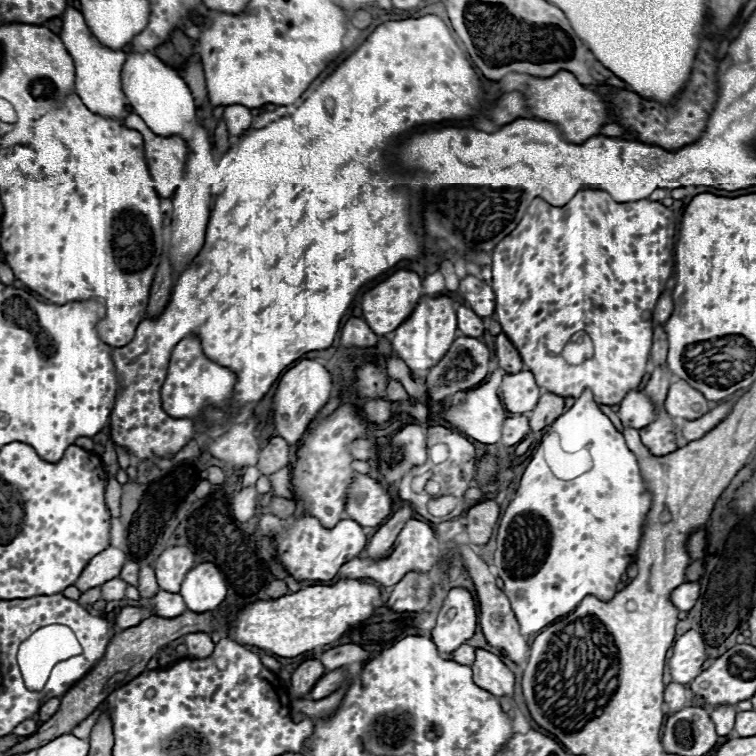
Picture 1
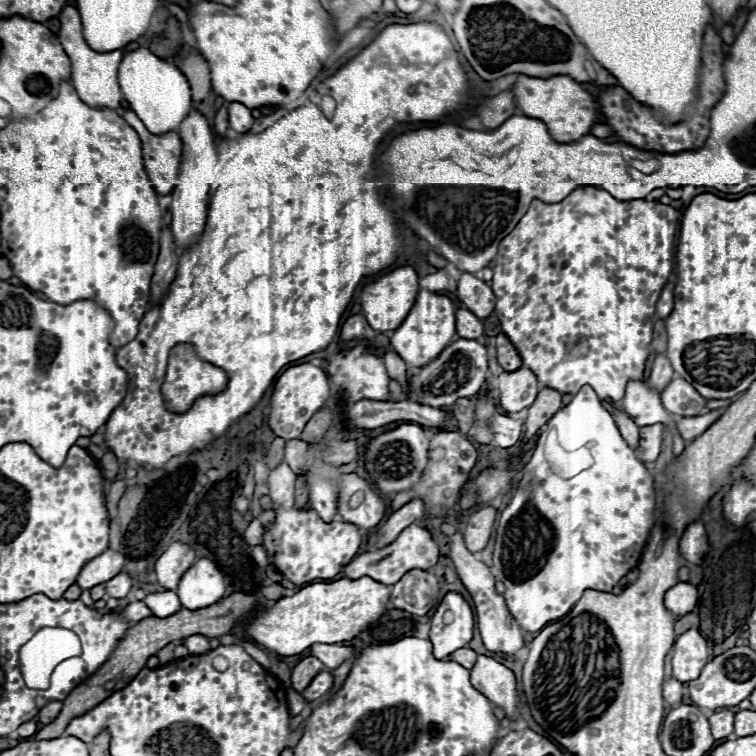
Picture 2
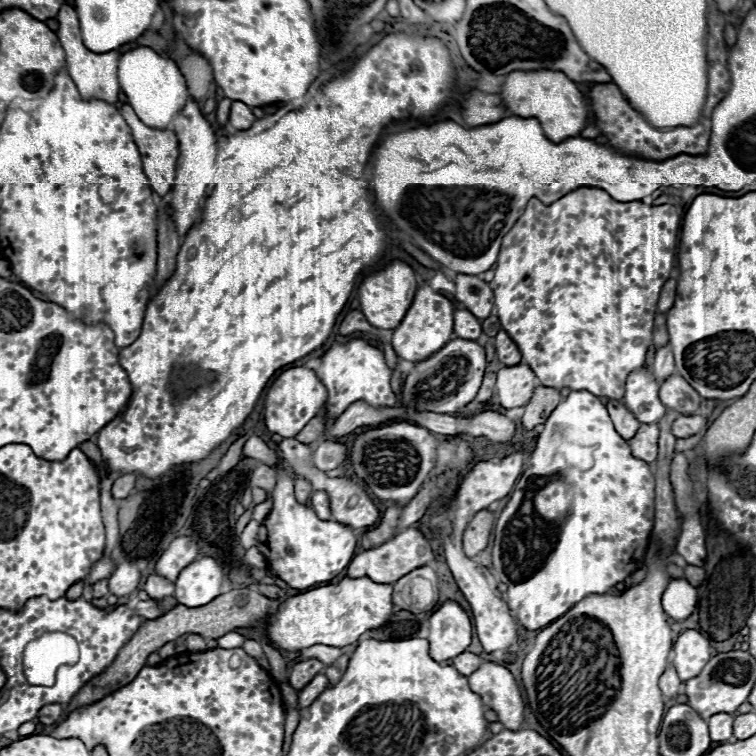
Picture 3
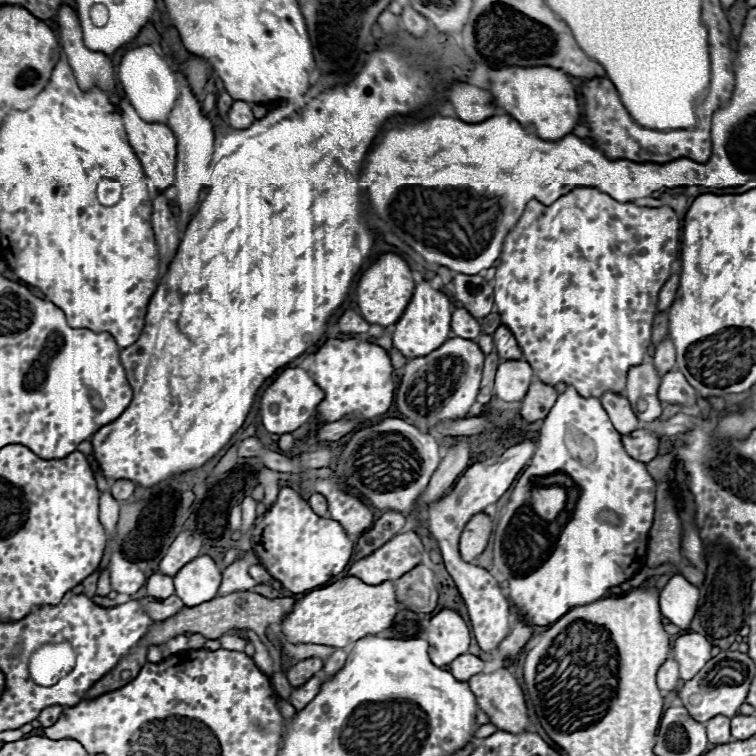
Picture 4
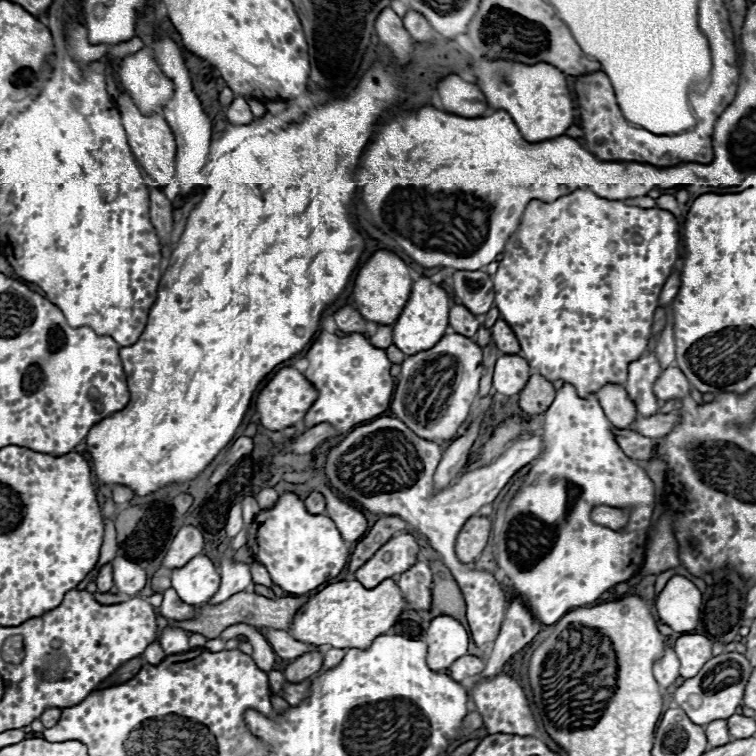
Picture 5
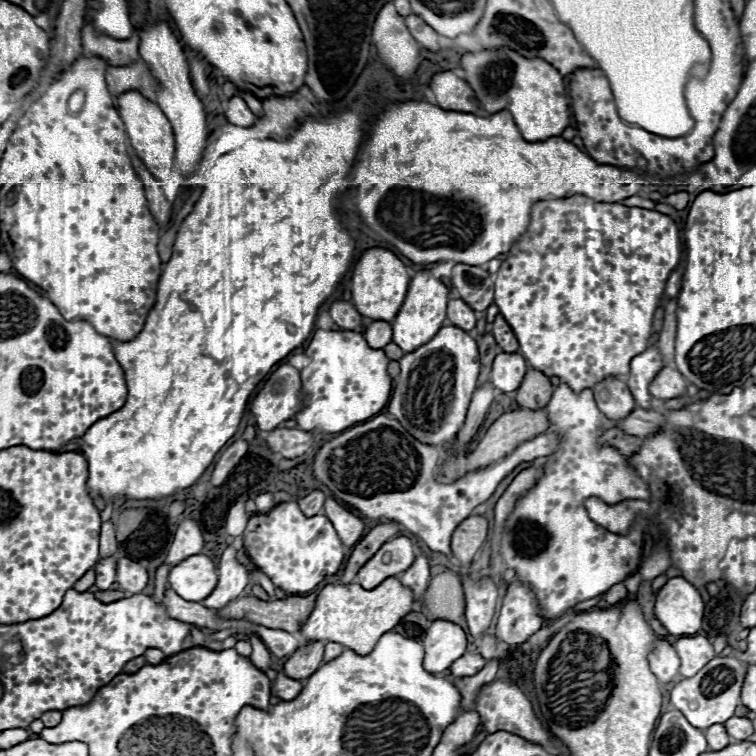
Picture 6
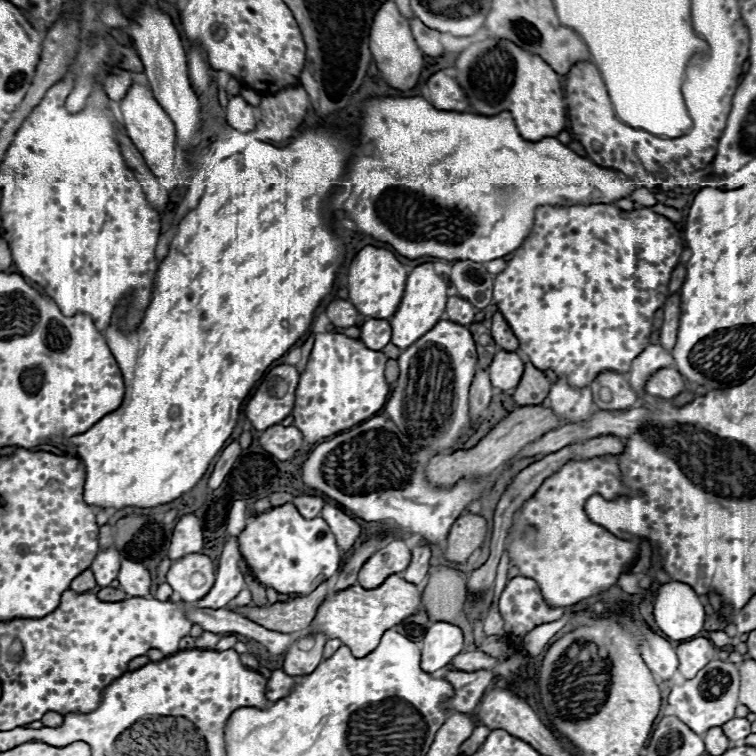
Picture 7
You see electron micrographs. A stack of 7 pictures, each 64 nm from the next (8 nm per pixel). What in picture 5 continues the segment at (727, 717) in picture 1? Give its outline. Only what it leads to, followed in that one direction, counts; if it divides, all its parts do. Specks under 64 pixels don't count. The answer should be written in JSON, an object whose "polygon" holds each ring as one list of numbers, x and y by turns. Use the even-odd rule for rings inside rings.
{"polygon":[[710,722,710,726,706,726,704,730,706,730,706,736,708,736,708,744,712,748,718,748,718,746,724,746,724,744,730,742,726,722]]}

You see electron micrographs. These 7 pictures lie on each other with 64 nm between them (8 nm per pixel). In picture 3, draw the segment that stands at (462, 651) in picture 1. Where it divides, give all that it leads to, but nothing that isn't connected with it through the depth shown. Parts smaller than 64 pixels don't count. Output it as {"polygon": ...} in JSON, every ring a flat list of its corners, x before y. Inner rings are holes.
{"polygon":[[462,652,458,654,458,658,452,660,452,666,462,674,462,676,470,676,474,670,478,670,482,664,480,656,476,654,470,654,470,652]]}

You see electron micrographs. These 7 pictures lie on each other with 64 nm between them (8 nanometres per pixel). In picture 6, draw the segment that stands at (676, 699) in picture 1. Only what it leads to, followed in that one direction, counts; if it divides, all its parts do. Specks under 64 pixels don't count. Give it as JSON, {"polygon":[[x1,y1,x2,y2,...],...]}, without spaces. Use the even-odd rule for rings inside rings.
{"polygon":[[656,640,652,652,648,652,648,664,650,664,652,672,656,674,656,678,662,684,668,684,678,674,680,658,670,642]]}

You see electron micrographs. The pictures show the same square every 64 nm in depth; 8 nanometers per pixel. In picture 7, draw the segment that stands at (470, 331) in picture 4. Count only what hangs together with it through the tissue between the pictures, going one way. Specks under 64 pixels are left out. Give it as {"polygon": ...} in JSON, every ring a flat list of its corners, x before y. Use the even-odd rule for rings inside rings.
{"polygon":[[450,296,446,304,446,318,460,326,470,326,474,322,474,306,458,296]]}

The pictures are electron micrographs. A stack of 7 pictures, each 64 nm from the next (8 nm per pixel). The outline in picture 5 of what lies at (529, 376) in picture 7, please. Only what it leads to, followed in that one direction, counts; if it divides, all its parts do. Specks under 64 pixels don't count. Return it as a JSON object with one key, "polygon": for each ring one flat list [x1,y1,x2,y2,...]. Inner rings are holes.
{"polygon":[[532,374,520,392,518,404,520,404,522,412,528,416,544,414,548,410,550,402,554,400,554,394,556,394,556,390,554,390,552,382,548,382,540,374]]}

